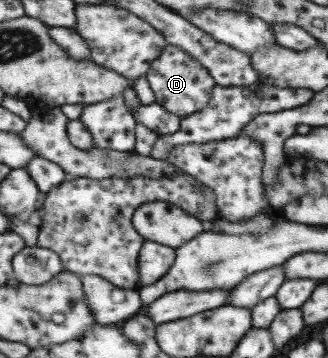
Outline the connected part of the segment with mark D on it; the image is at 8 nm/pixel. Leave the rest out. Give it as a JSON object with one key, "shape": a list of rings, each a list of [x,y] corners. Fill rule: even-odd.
{"shape":[[[169,44],[162,49],[155,60],[152,60],[144,77],[153,91],[154,103],[181,118],[193,114],[207,105],[211,98],[212,88],[216,85],[200,61],[183,52],[178,46]]]}

